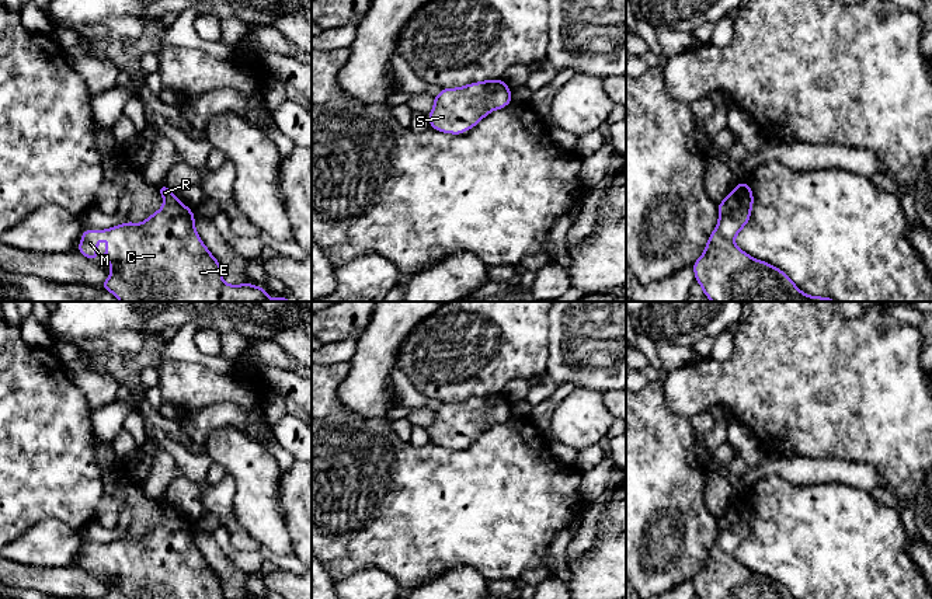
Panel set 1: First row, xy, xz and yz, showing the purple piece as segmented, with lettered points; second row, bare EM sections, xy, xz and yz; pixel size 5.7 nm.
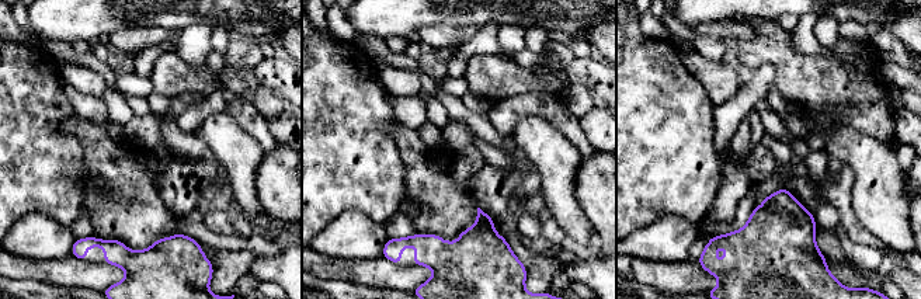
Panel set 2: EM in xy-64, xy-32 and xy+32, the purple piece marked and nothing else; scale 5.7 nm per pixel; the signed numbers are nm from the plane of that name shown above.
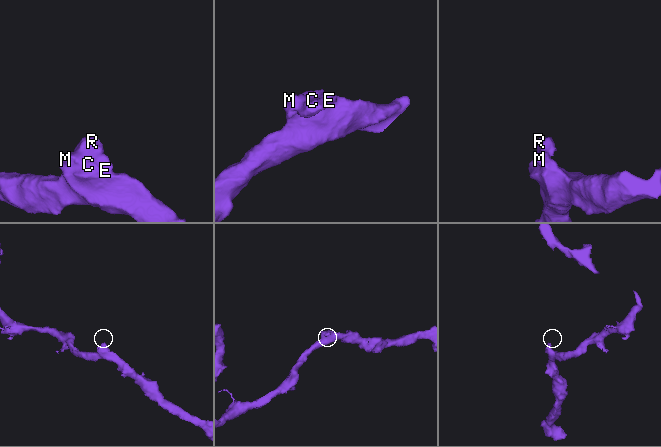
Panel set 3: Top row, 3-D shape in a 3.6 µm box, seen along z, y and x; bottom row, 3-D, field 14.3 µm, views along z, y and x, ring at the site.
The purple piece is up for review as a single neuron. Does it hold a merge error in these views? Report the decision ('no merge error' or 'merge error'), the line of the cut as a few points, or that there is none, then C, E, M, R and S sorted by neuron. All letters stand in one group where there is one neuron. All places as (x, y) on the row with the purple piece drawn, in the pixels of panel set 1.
no merge error; no cut; C E M R S

